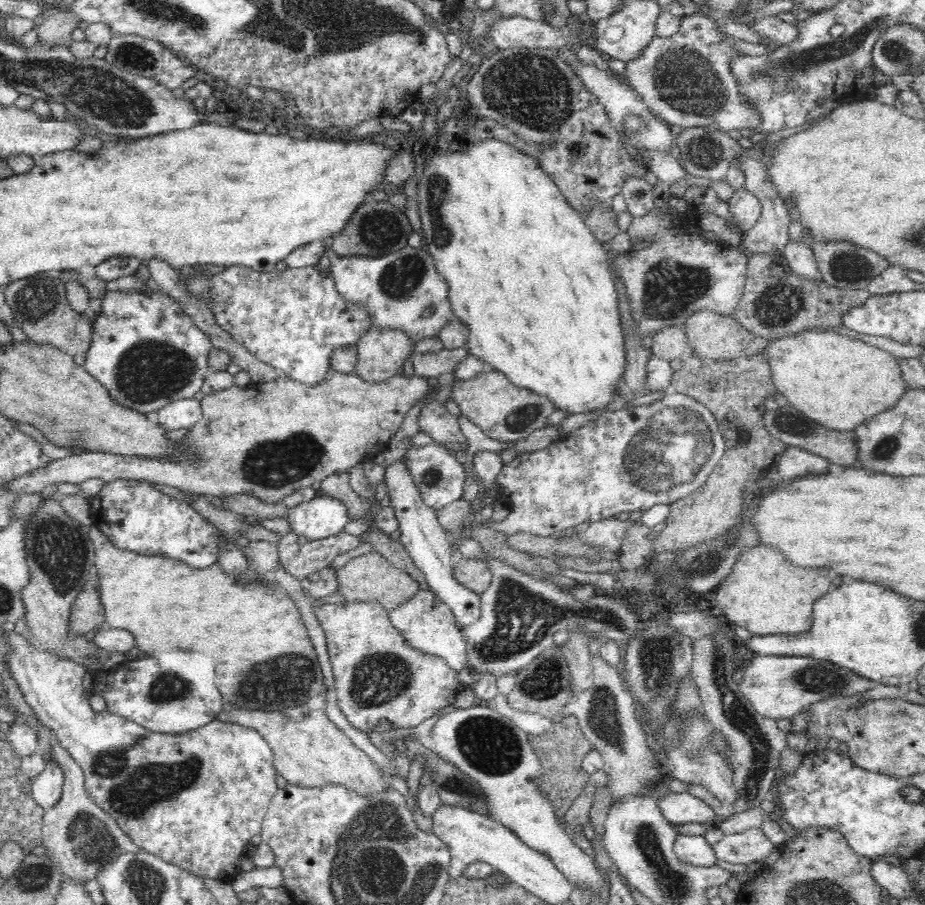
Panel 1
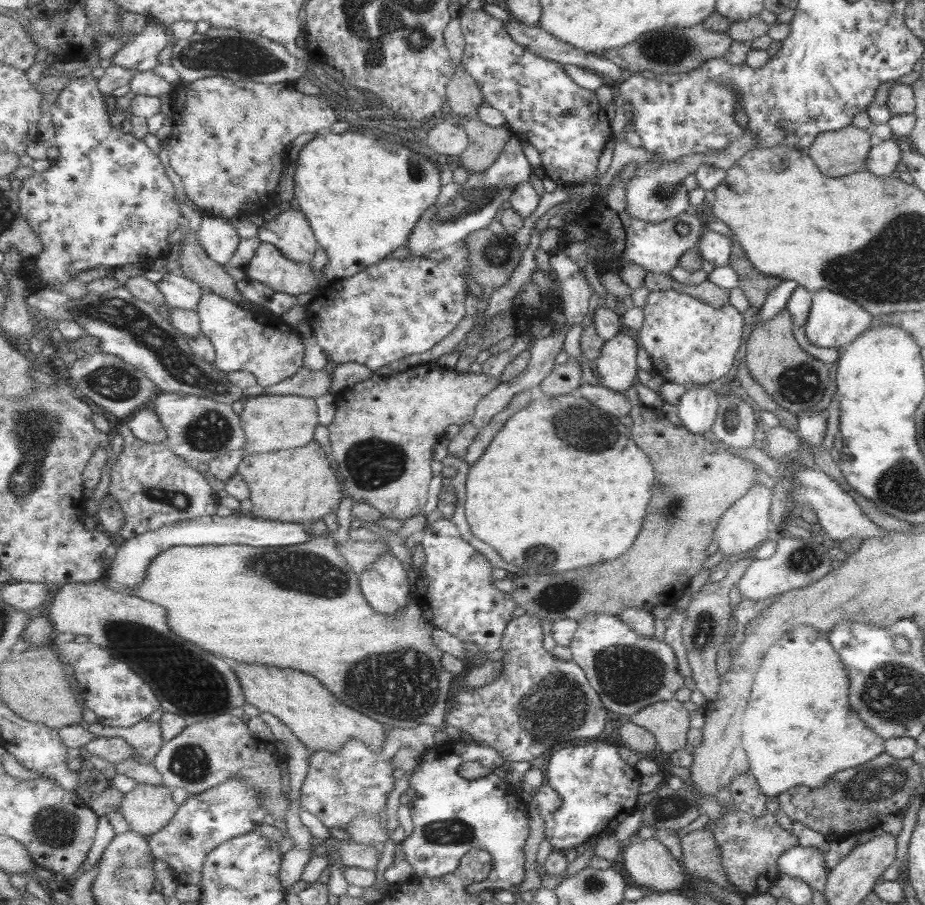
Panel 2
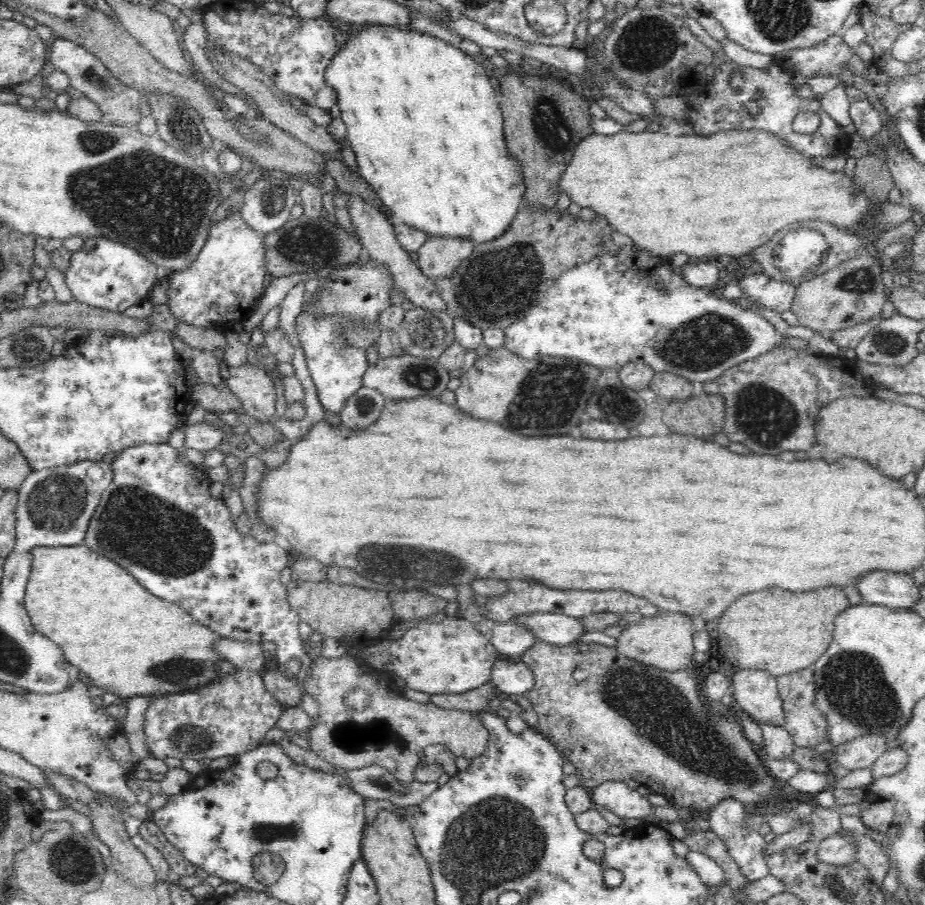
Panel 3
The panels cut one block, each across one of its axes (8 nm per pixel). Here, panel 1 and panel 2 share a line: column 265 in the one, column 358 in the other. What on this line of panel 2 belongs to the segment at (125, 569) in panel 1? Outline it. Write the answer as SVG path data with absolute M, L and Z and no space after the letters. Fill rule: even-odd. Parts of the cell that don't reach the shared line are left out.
M334 530L329 531L325 536L316 536L292 547L253 548L245 544L175 546L153 560L145 582L131 594L171 610L169 620L173 630L181 638L191 640L213 654L231 656L235 658L233 662L269 663L307 672L319 678L351 708L372 716L381 724L393 726L393 729L412 729L429 724L437 731L445 731L449 709L447 700L456 674L443 668L444 650L433 639L436 627L425 619L424 609L413 597L402 614L387 615L373 609L361 590L360 575L337 550ZM251 564L255 576L249 576ZM393 652L413 652L413 658L383 656Z

